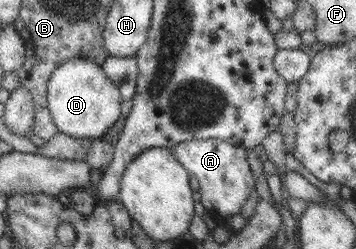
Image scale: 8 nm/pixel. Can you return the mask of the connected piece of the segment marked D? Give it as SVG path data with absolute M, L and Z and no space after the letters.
M85 58L65 60L53 73L48 100L59 130L73 138L101 138L119 118L121 94L117 86L110 82L99 64Z

